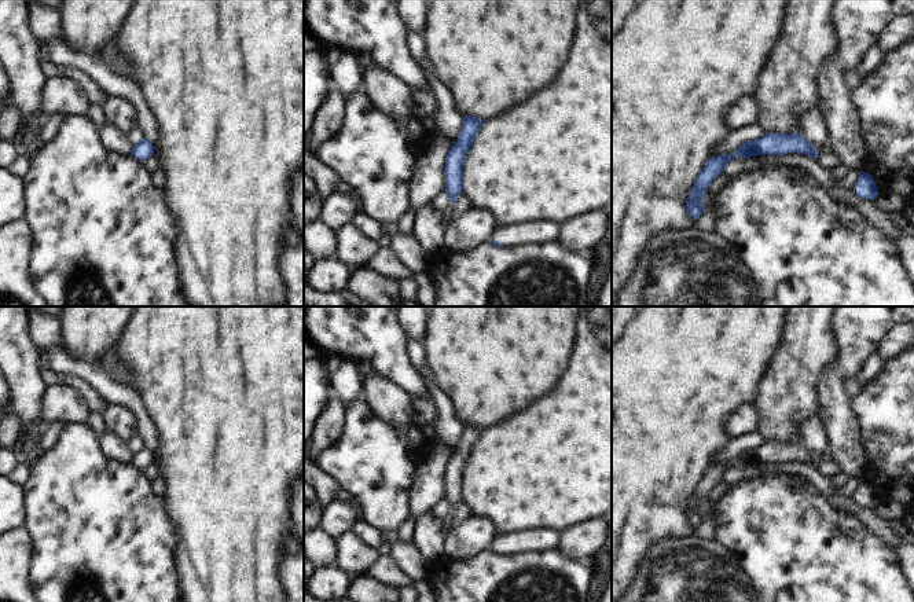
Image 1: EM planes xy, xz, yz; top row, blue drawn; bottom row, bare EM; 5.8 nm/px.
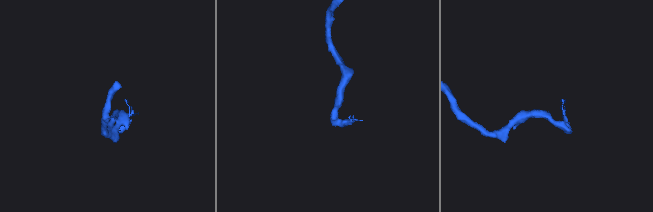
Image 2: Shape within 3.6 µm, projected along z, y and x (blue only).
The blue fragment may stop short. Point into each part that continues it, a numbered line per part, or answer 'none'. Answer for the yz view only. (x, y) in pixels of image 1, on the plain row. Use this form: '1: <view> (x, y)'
none

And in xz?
1: xz (539, 539)

